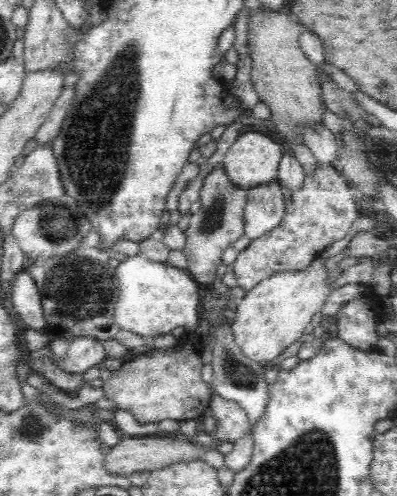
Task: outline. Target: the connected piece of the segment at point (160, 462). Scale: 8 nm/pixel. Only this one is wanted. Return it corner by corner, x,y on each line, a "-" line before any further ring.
130,437
119,440
109,448
110,452
104,455
104,469
114,476
129,477
133,472
154,471
163,467
171,466
180,462
189,462
193,459
200,459
200,453
188,440
171,440
170,438
160,439
144,437

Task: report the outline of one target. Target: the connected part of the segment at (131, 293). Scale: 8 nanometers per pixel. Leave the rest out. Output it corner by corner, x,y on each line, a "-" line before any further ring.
138,254
121,261
115,268
115,275
119,282
119,296
113,320
121,330
166,343
170,342
174,329
181,328
187,335
198,327
200,294
198,283
188,271
156,263

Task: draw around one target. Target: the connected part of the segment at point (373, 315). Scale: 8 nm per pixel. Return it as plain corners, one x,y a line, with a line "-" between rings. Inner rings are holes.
368,285
360,298
347,301
336,312
338,335
336,338
362,353
377,349
376,331
380,319
379,297

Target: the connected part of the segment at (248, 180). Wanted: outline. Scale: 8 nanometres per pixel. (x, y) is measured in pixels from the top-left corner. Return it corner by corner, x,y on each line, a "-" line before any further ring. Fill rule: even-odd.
246,131
240,133
234,144
228,148
224,154
222,165
228,178
236,186
250,190
277,178
279,164
285,150
285,147
276,143
267,134
260,131

